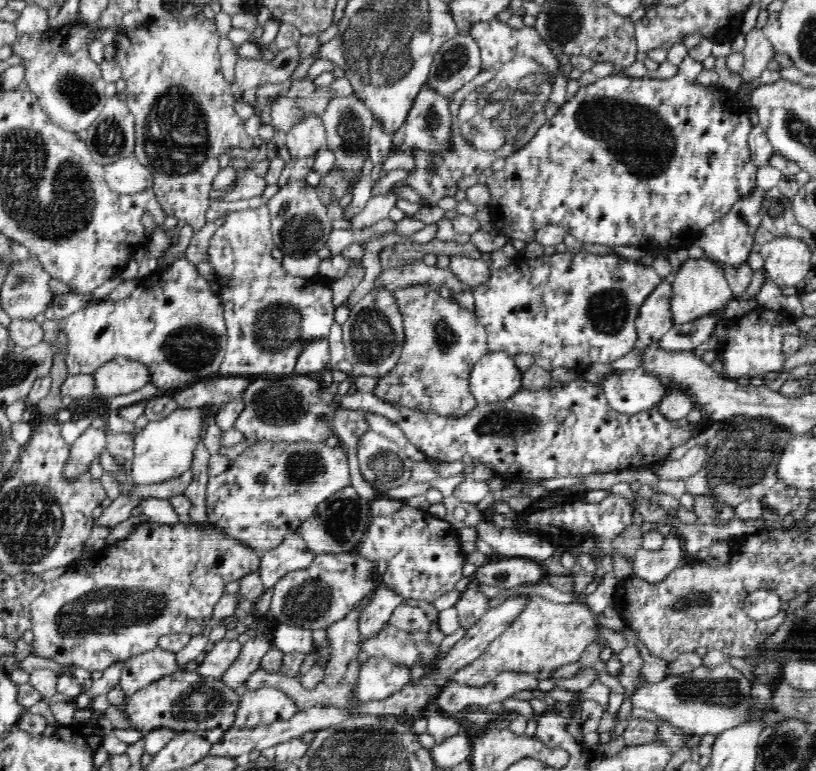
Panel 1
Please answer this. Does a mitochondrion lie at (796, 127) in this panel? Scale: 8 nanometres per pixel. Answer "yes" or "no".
yes

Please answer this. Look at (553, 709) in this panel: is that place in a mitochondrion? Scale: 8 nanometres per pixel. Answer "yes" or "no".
no

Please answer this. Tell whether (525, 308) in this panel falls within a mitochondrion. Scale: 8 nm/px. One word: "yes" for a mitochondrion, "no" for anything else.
no

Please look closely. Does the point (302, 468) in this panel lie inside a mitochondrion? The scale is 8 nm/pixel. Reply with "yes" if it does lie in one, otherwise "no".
yes

